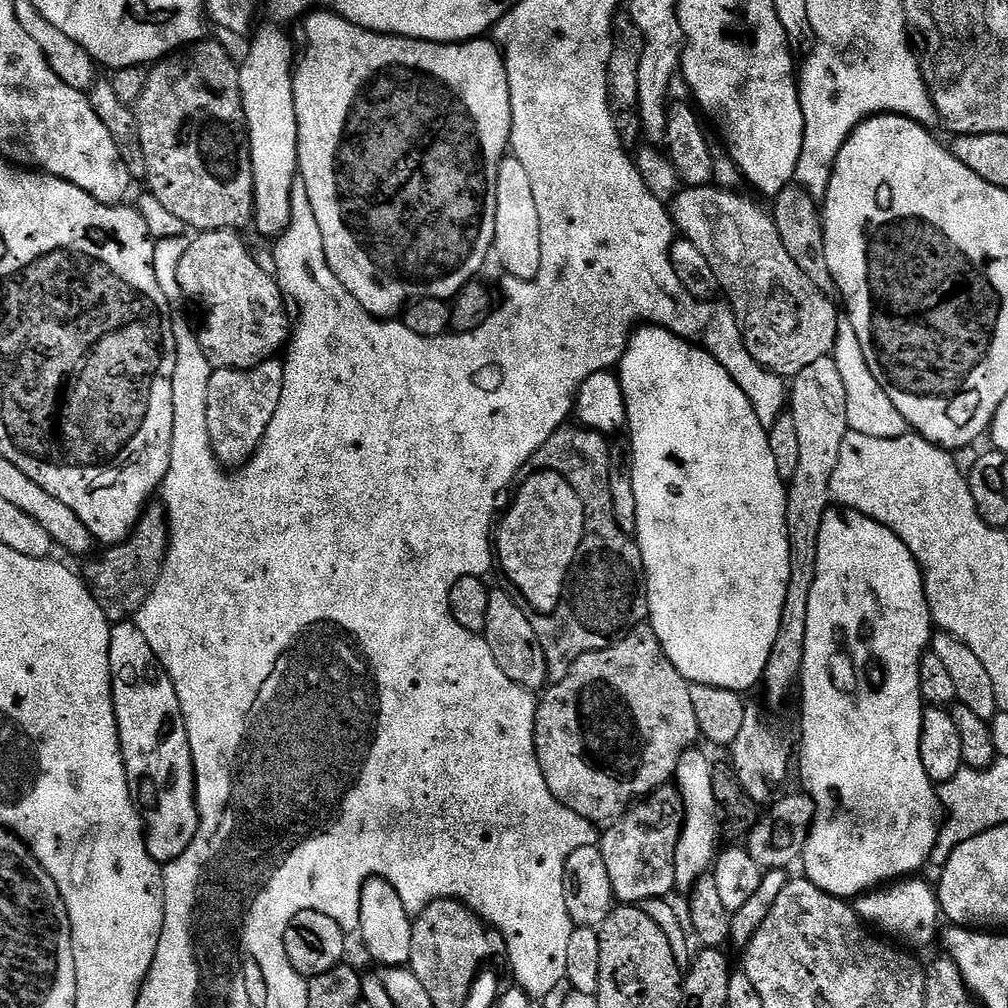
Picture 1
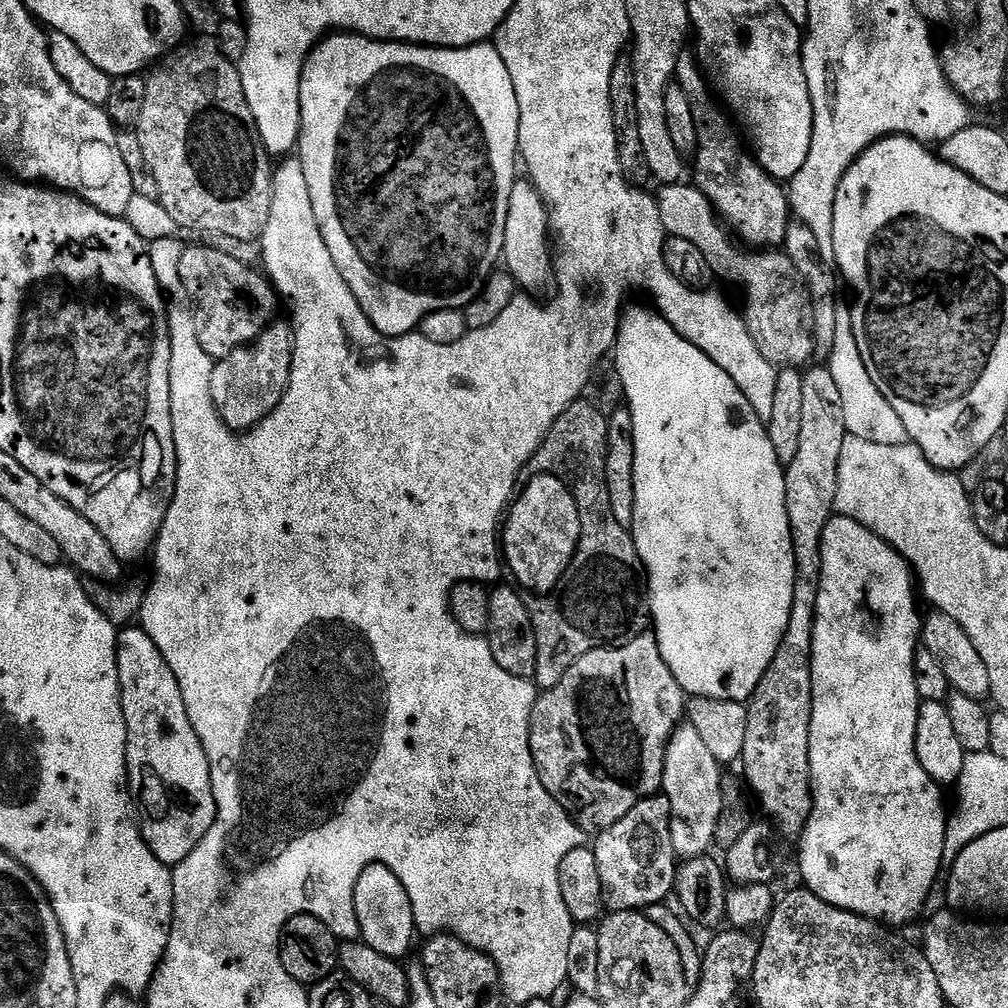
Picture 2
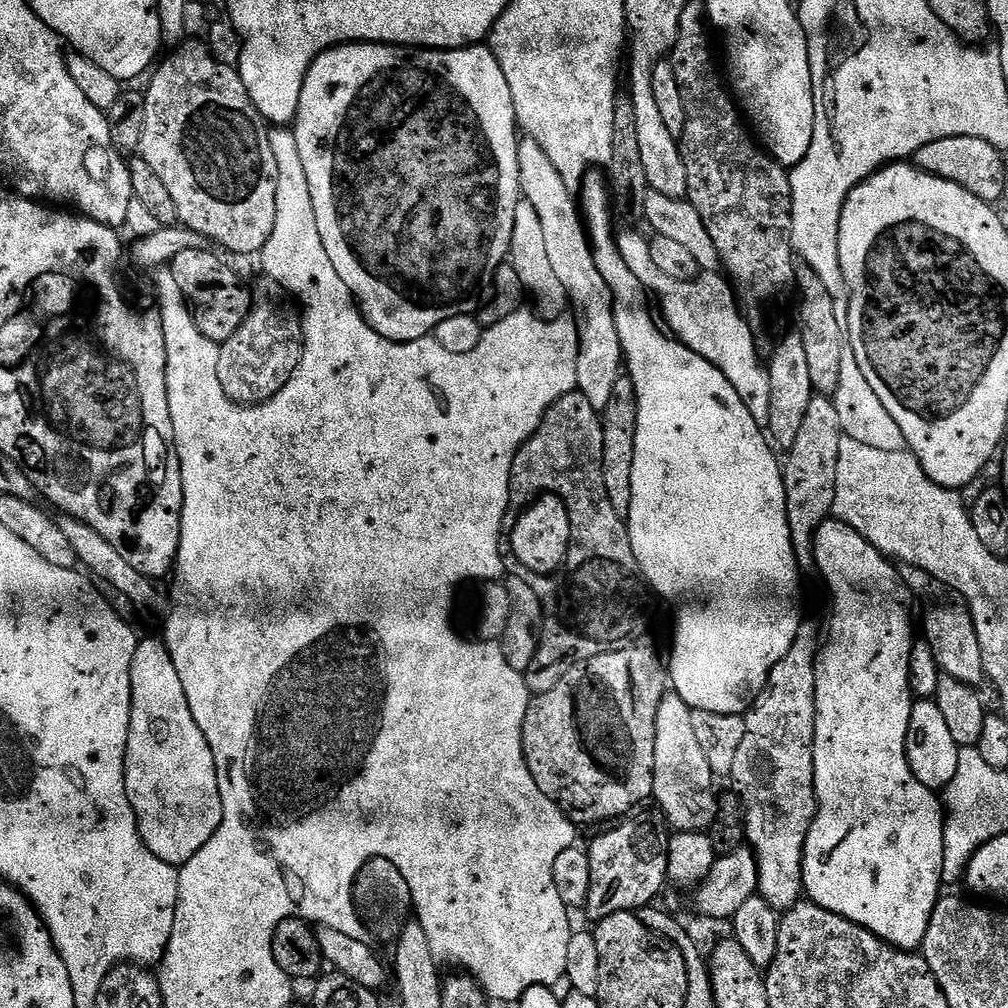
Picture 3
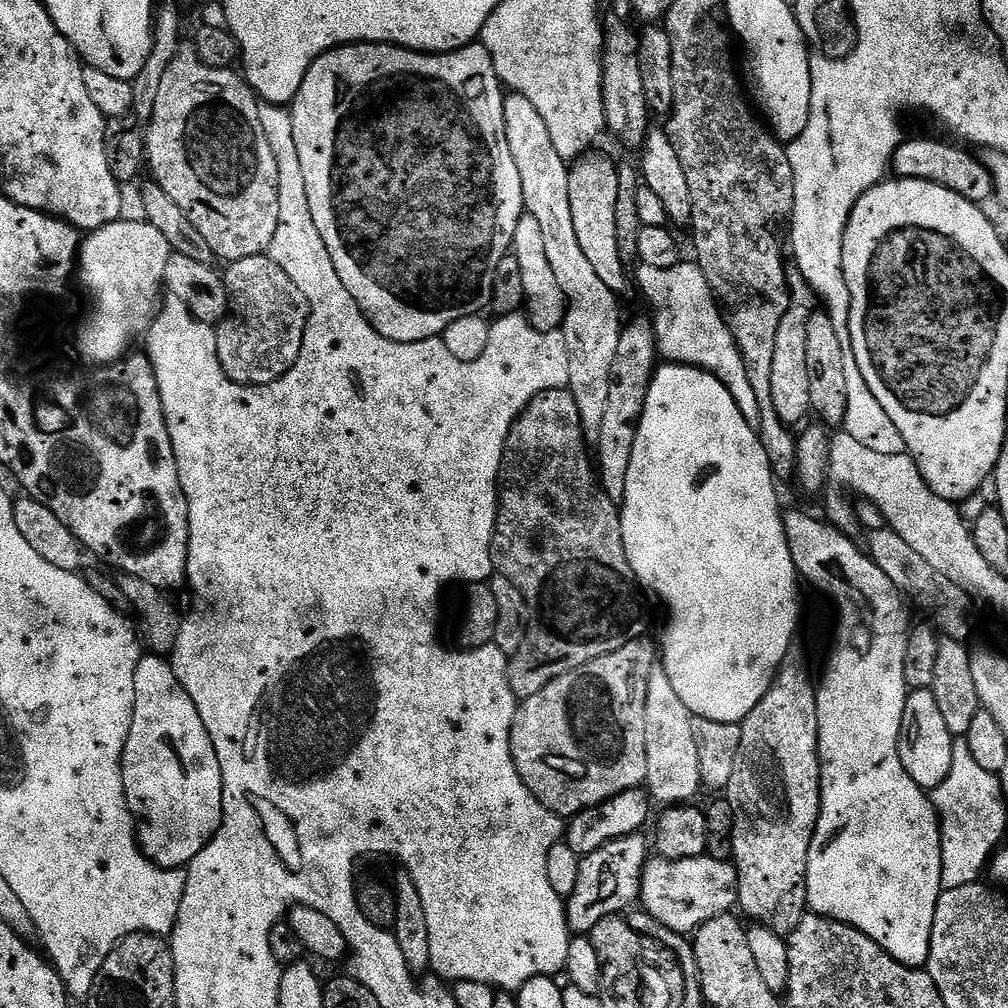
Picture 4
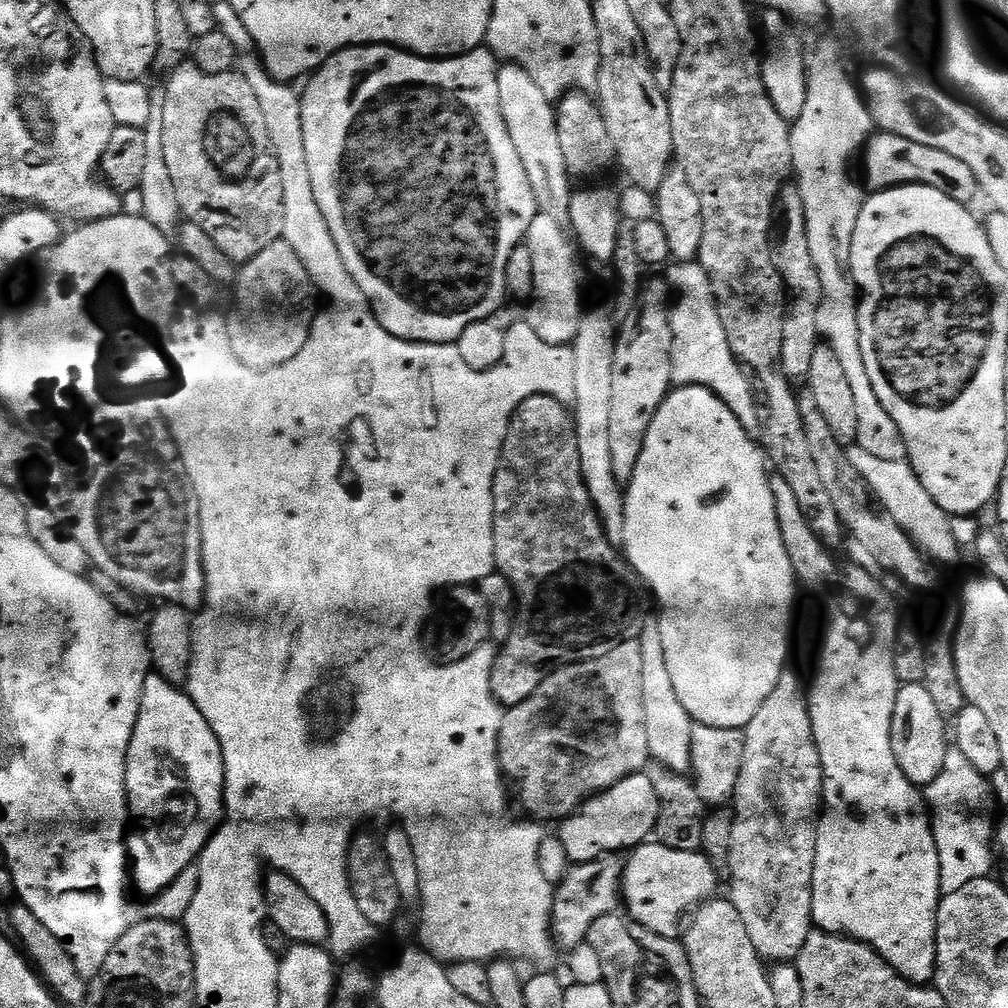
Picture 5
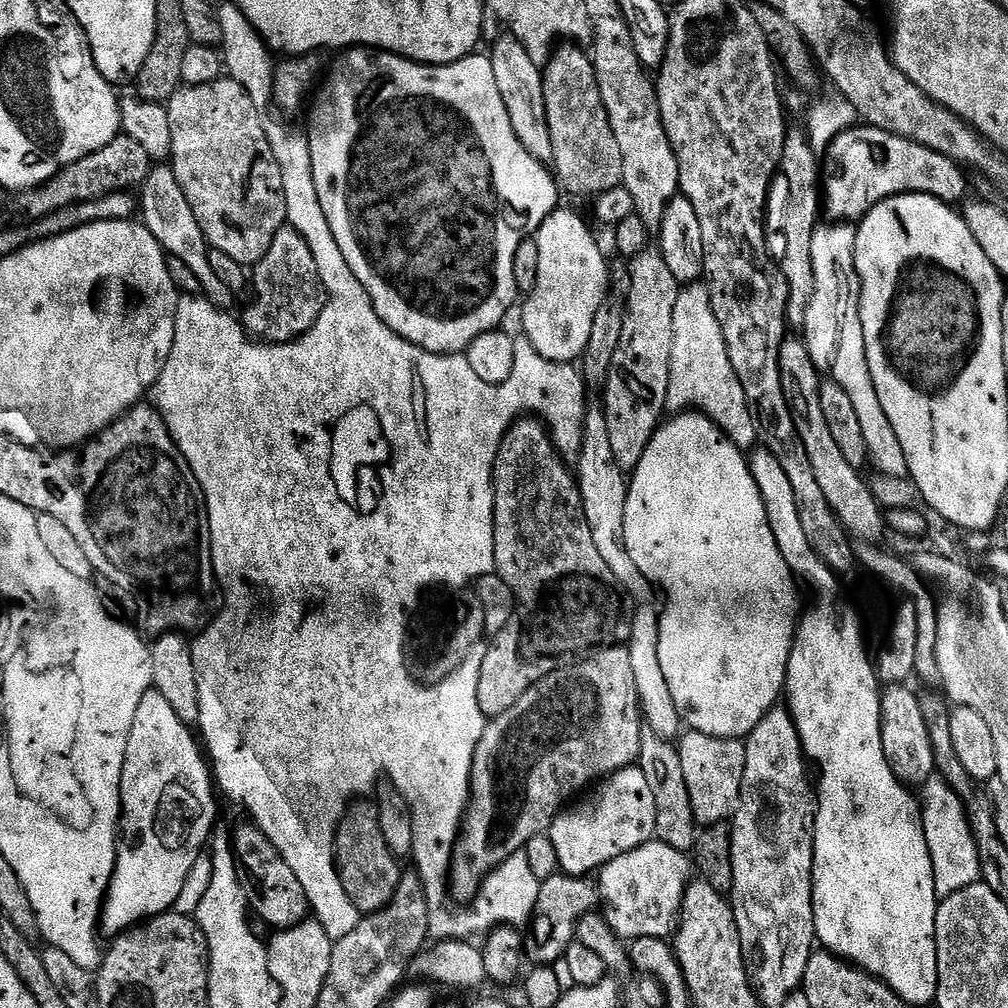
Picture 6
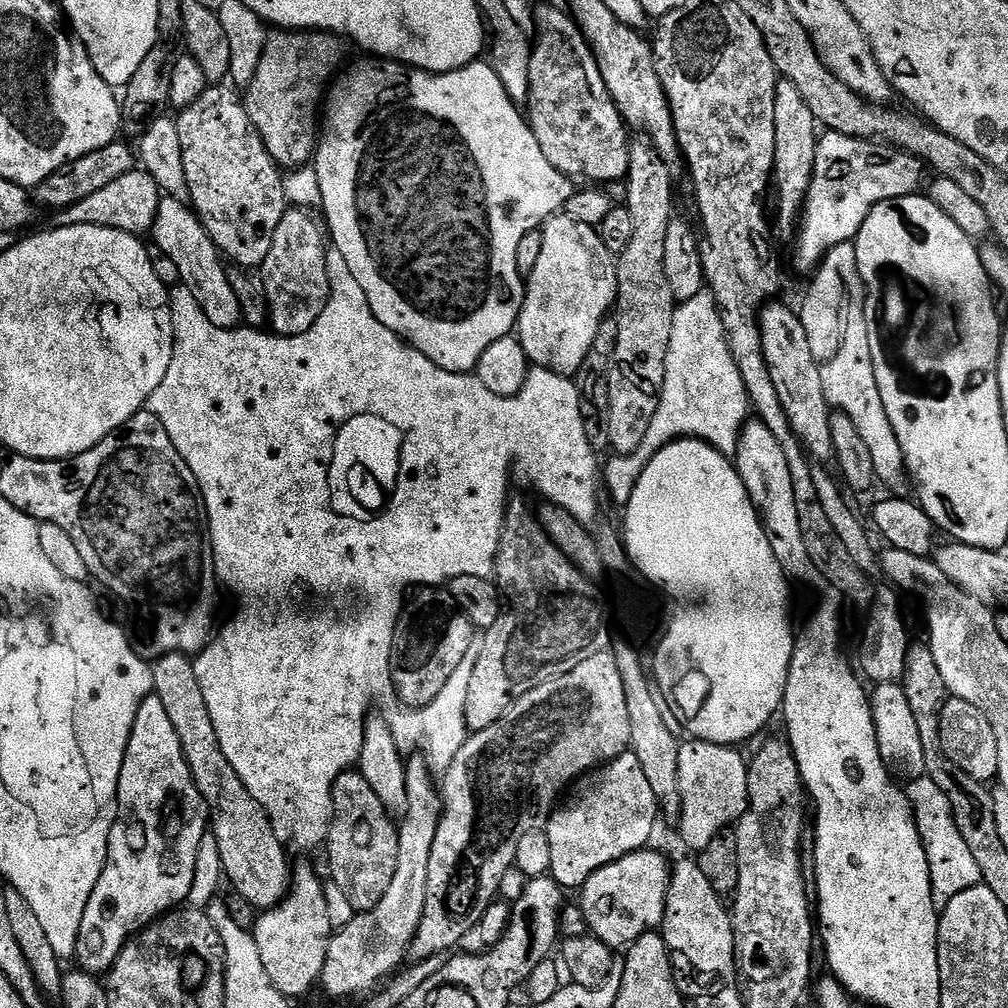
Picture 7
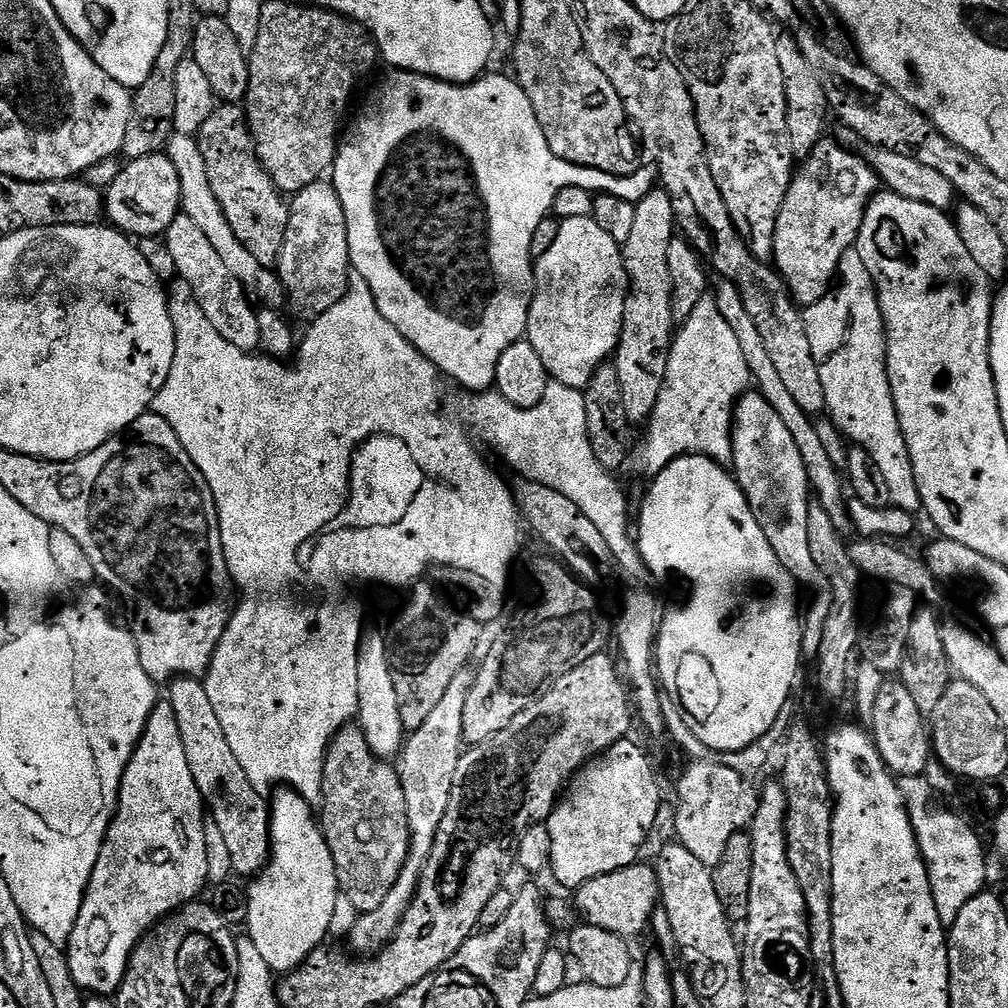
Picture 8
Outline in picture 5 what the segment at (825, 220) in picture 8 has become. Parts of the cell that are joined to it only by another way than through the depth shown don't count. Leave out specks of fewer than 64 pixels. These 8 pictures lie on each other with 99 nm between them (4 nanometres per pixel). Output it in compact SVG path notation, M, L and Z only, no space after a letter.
M889 132L873 135L862 153L862 164L863 160L864 168L868 171L867 187L872 190L921 184L942 190L942 194L965 206L975 205L975 200L979 201L982 196L978 178L974 178L972 171L959 158L953 158L942 150L930 150L930 146L918 146L918 142L906 142L906 138L898 138Z

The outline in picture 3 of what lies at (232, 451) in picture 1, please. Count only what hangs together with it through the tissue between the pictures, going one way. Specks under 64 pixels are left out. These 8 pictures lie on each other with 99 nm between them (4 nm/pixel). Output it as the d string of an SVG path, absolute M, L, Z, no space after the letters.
M267 278L261 281L242 326L218 348L218 382L235 404L261 404L274 398L290 382L304 353L304 325L297 305L279 284Z

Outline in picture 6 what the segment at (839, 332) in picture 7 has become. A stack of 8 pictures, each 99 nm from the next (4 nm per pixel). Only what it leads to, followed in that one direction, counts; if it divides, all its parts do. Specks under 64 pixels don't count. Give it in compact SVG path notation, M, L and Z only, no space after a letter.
M848 222L821 223L810 246L810 258L814 258L814 298L810 298L802 329L802 339L808 345L810 358L814 358L814 366L821 373L842 386L842 390L846 390L847 396L853 400L854 411L862 425L862 435L866 438L871 467L876 467L875 471L881 476L907 480L906 453L902 451L902 442L898 442L898 434L894 434L894 426L890 426L890 418L886 418L886 410L882 410L882 401L878 398L878 390L874 390L874 378L870 378L870 366L866 362L866 338L862 338L860 317L860 279L856 269L856 228Z

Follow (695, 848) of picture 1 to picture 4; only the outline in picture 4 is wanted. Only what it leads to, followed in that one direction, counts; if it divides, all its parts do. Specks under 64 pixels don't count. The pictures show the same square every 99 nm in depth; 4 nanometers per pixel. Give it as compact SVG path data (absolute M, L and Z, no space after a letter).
M653 667L646 686L646 788L651 799L655 803L657 800L660 806L684 806L695 801L692 799L702 792L692 717L686 702L682 702L674 686L670 686L663 667Z

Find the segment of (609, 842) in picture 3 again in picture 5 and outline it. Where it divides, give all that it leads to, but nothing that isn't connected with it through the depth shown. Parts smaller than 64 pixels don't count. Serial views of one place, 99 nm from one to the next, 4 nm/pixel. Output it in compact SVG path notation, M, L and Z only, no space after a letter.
M616 854L605 855L598 860L569 867L566 878L555 889L552 898L552 939L557 949L571 950L585 943L590 926L594 926L598 918L617 911L622 900L625 865L620 858Z

